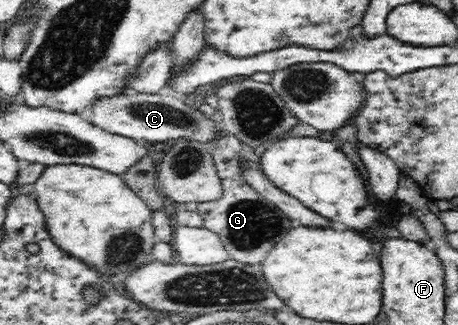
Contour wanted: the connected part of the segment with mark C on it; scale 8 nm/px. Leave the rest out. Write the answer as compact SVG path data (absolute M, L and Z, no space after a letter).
M122 92L95 98L90 107L93 113L92 124L97 125L97 128L139 141L168 142L170 139L187 138L210 144L217 131L223 131L220 125L205 117L201 110L191 108L181 99L169 95Z

